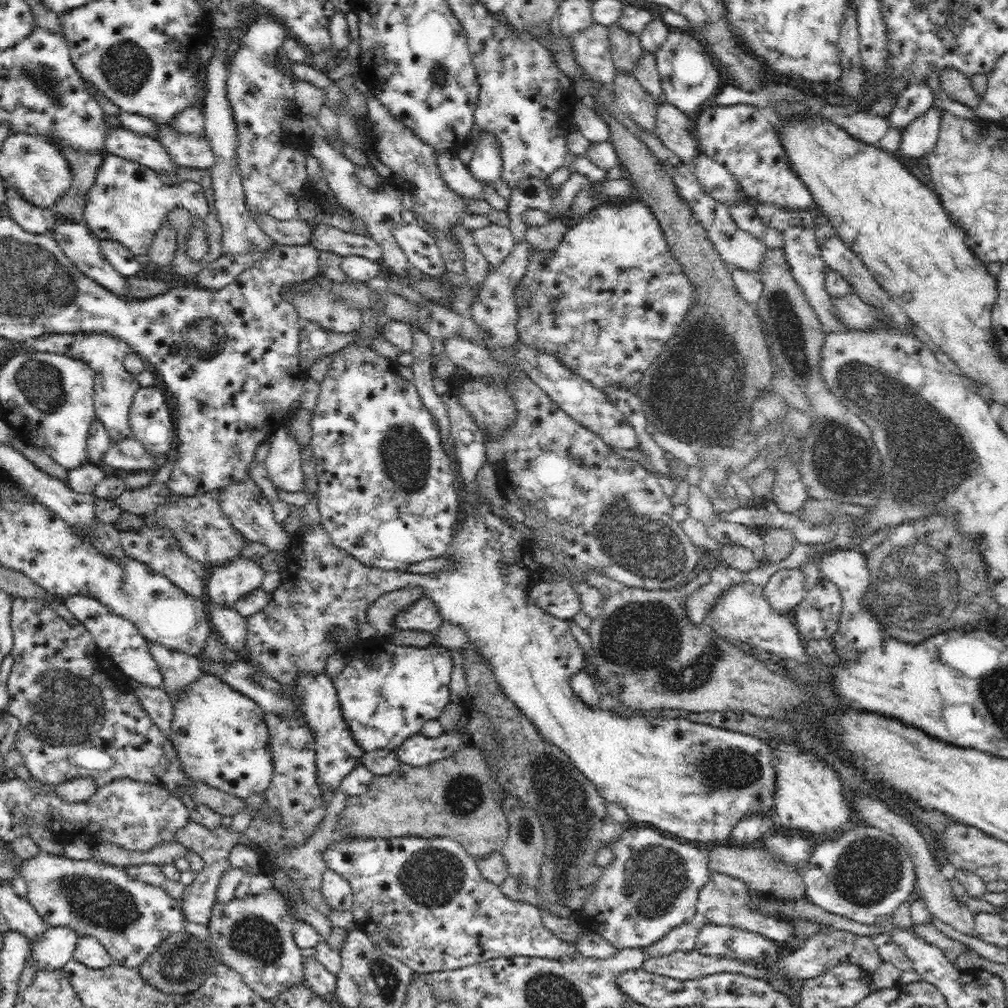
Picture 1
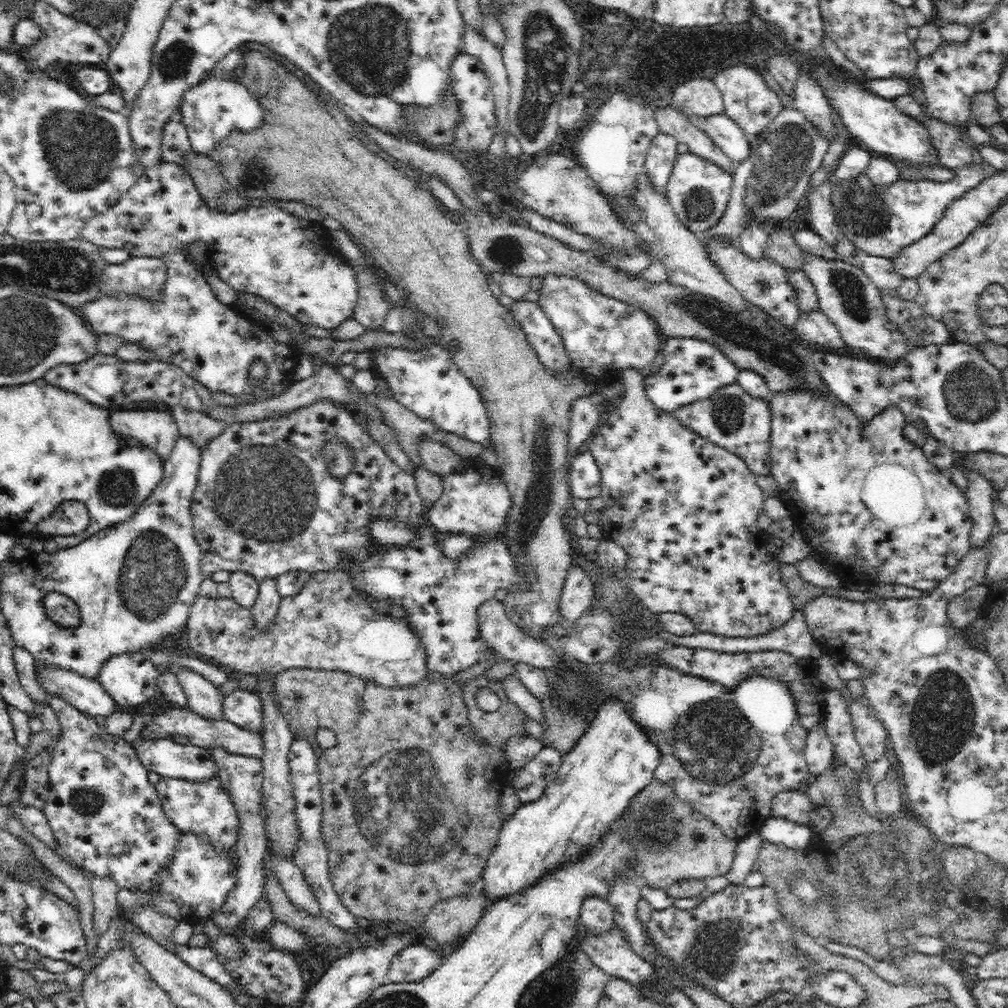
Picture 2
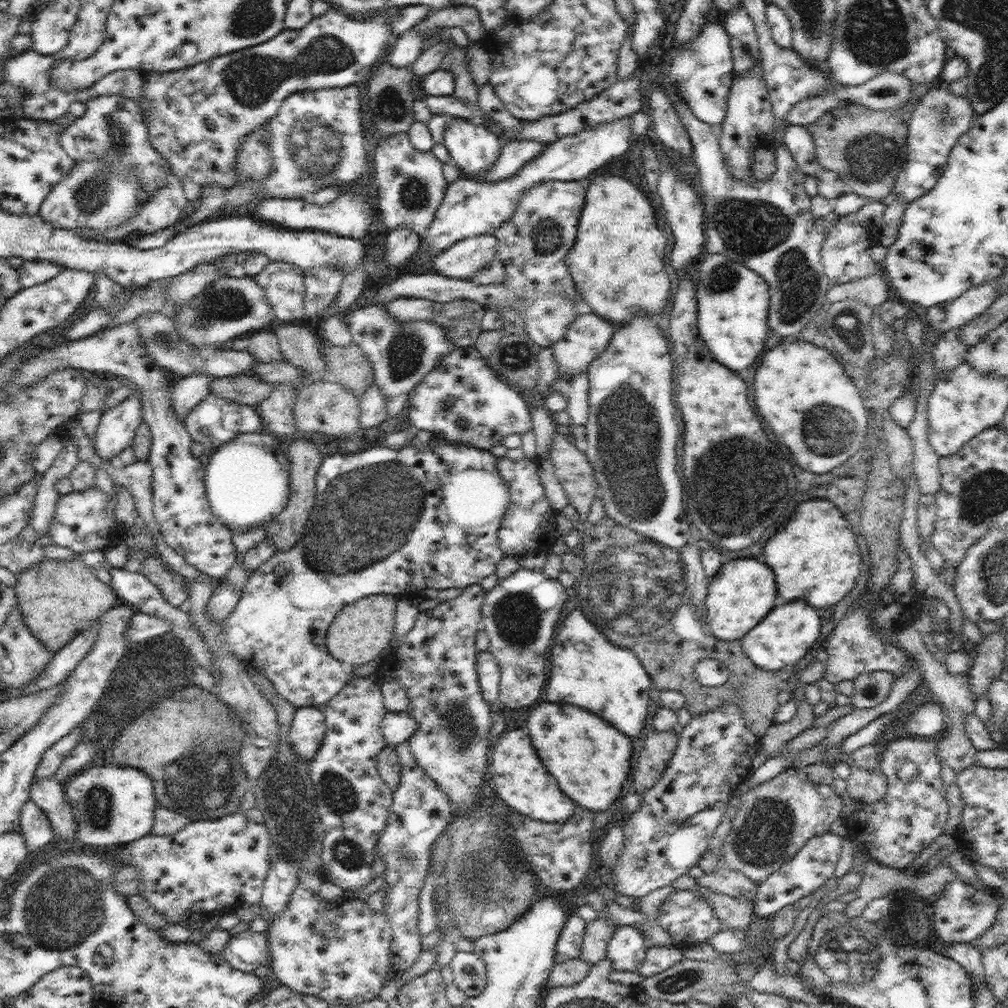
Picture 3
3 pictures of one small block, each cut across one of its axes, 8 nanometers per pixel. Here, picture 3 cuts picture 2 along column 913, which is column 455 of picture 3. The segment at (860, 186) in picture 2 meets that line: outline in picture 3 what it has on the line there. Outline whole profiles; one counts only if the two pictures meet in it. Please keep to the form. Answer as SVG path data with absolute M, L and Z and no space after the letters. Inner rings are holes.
M632 115L626 118L586 126L580 132L566 134L558 141L549 144L541 154L526 162L519 172L497 182L489 182L477 178L460 176L458 180L448 184L443 202L437 209L436 215L428 227L428 233L422 237L421 245L407 264L422 266L424 262L432 263L432 260L448 250L450 246L460 240L490 234L500 228L502 222L510 220L519 206L520 196L528 188L536 187L546 181L578 181L587 182L588 176L594 175L602 164L610 162L612 158L628 151L634 140L632 134Z

